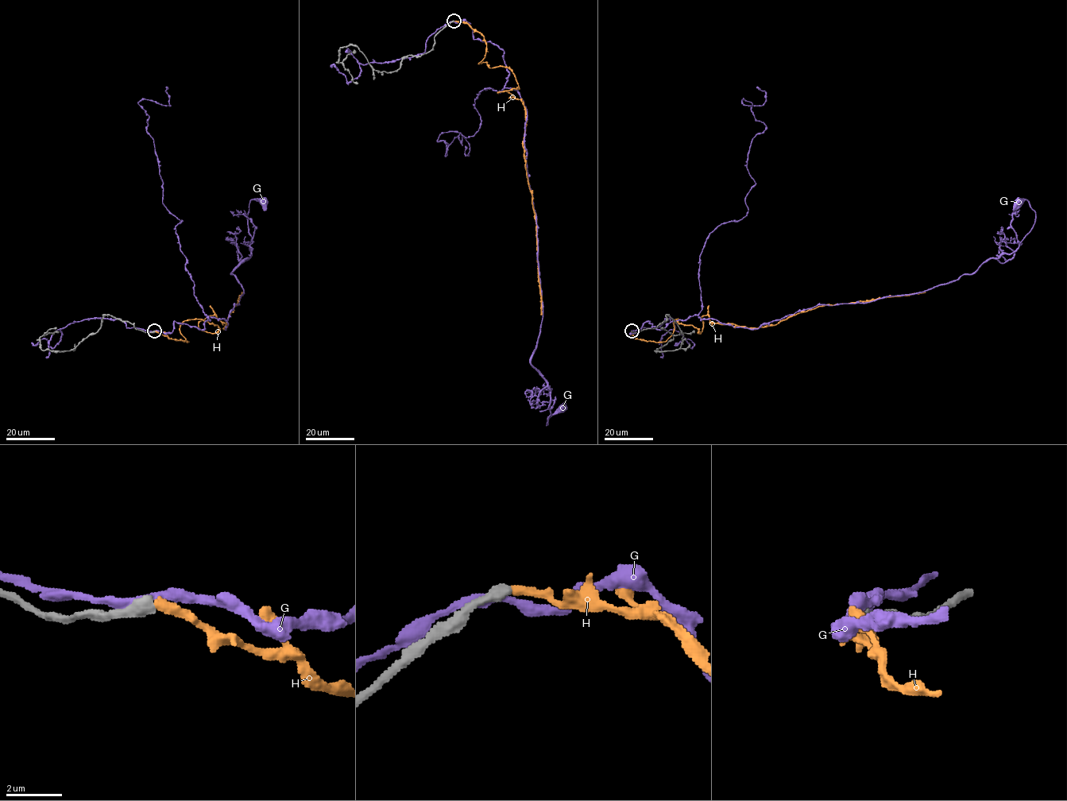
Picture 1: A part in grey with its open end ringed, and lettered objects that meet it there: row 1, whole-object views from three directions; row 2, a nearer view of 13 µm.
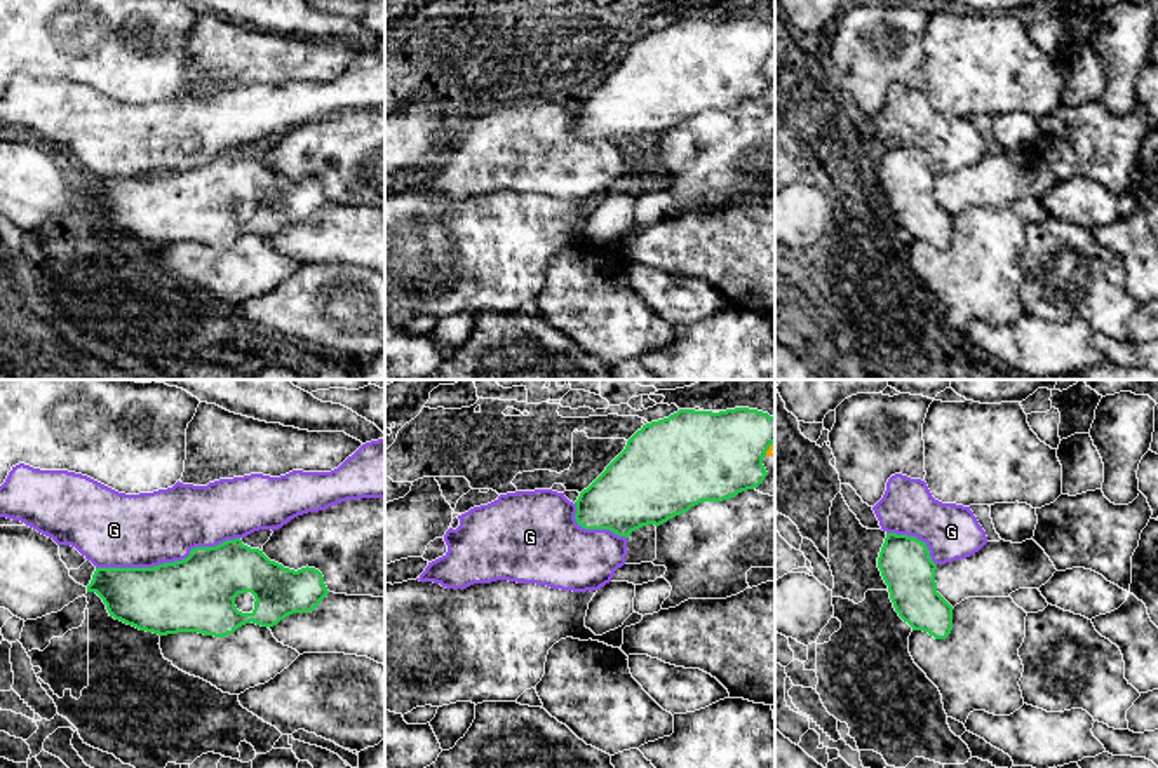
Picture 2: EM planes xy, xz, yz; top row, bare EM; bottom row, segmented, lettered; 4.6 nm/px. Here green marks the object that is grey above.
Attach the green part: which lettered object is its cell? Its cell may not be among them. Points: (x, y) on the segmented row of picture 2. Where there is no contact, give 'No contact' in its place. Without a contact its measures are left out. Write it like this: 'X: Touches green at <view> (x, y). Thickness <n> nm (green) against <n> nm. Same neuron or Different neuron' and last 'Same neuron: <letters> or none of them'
G: Touches green at xy (168, 563). Thickness 360 nm (green) against 340 nm. Different neuron
H: Touches green at xz (768, 448). Thickness 400 nm (green) against 50 nm. Different neuron
Same neuron: none of them

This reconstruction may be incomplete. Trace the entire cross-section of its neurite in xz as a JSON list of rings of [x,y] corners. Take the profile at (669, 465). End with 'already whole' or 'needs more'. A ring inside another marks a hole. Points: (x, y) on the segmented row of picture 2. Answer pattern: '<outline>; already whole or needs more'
[[[735,408],[719,413],[679,409],[643,425],[606,470],[580,493],[575,519],[585,529],[609,529],[629,538],[632,531],[688,512],[702,502],[723,502],[757,488],[768,475],[763,458],[775,442],[775,418]]]; already whole

